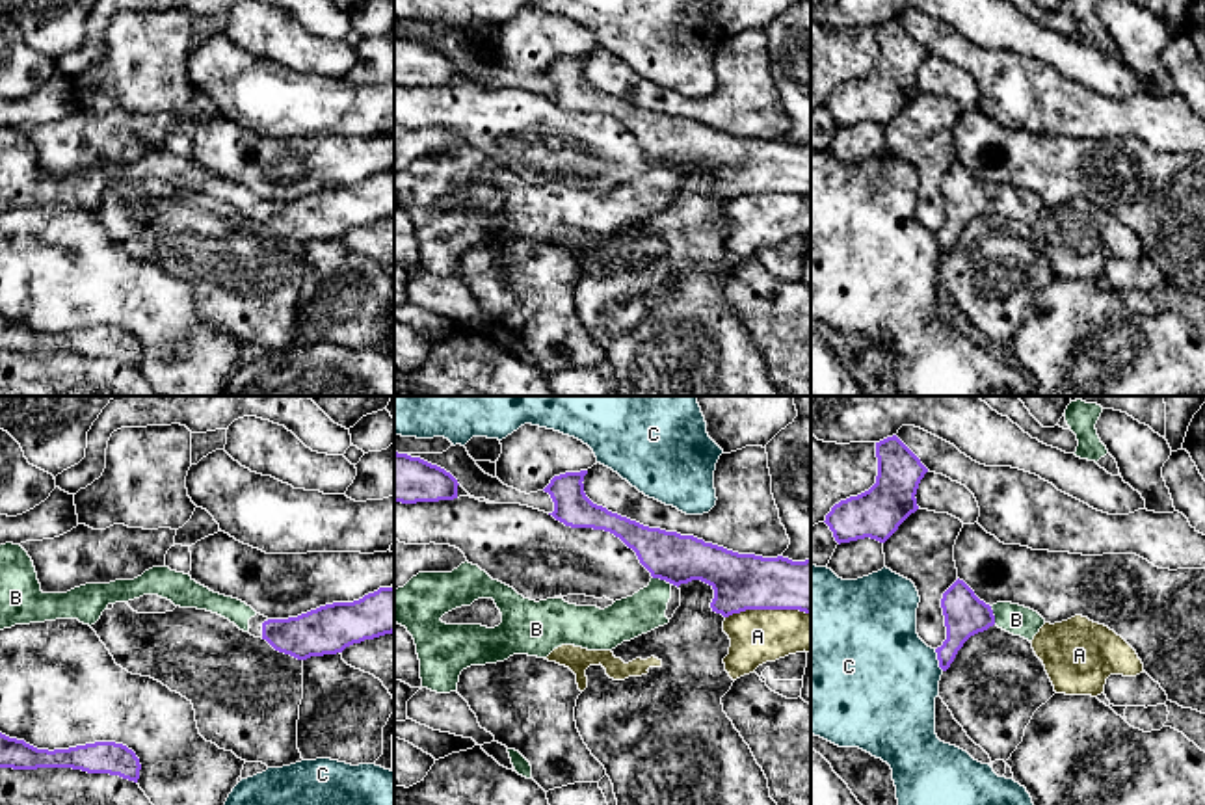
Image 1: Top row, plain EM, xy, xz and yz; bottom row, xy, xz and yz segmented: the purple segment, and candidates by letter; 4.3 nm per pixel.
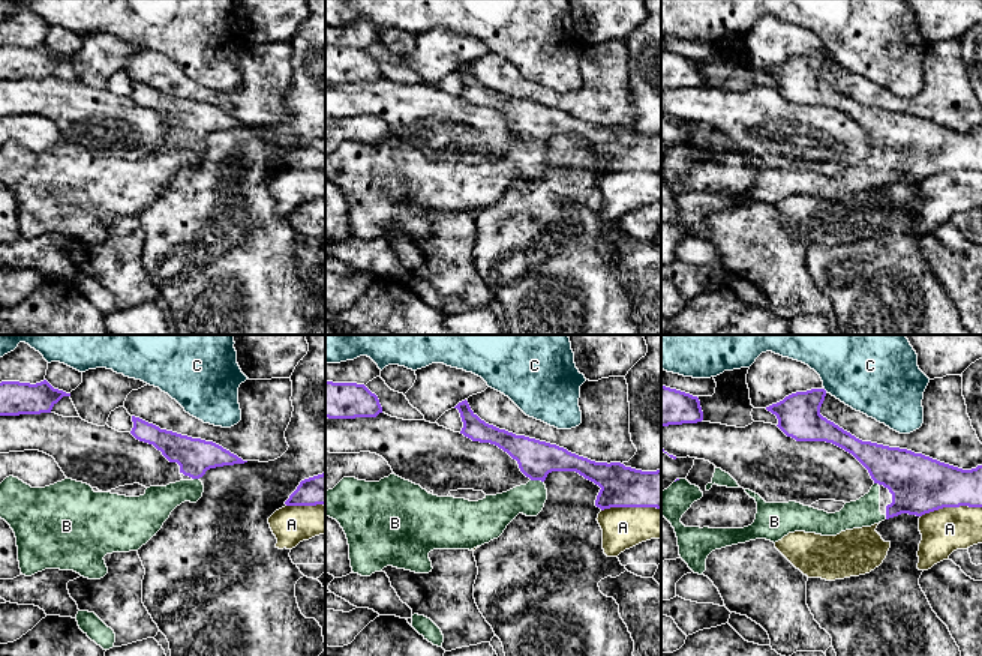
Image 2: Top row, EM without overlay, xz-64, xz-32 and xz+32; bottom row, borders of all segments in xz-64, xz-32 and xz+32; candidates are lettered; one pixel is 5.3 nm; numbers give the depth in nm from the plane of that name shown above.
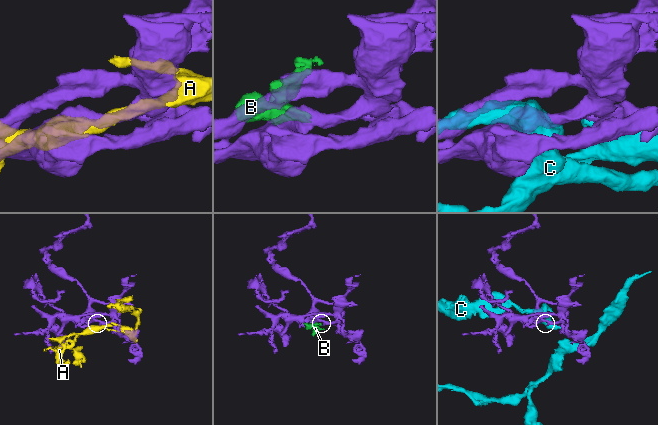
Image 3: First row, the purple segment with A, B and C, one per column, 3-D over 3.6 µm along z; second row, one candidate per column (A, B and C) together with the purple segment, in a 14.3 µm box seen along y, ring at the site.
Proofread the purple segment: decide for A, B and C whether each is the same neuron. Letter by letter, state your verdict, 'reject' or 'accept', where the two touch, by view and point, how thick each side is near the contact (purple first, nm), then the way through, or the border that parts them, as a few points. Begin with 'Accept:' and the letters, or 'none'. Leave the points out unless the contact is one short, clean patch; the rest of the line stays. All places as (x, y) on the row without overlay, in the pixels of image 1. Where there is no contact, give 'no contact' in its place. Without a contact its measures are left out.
Accept: B
A: reject; meets purple in xz at (767, 192); 240 nm thick on the purple side, 240 nm on the other
B: accept; meets purple in yz at (993, 199); 180 nm thick on the purple side, 130 nm on the other
C: reject; meets purple in yz at (940, 244); 180 nm thick on the purple side, 460 nm on the other

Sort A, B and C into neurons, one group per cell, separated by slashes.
A / B / C

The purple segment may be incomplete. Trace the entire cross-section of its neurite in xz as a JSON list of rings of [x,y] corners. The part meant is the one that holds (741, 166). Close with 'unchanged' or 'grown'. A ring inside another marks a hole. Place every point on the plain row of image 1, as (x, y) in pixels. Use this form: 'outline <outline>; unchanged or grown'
outline [[[588,54],[554,59],[543,73],[554,86],[549,97],[571,112],[604,113],[632,132],[653,162],[673,169],[701,164],[714,173],[712,195],[729,201],[746,193],[800,193],[811,197],[811,141],[762,141],[738,138],[681,119],[649,112],[593,87],[584,76]]]; unchanged

